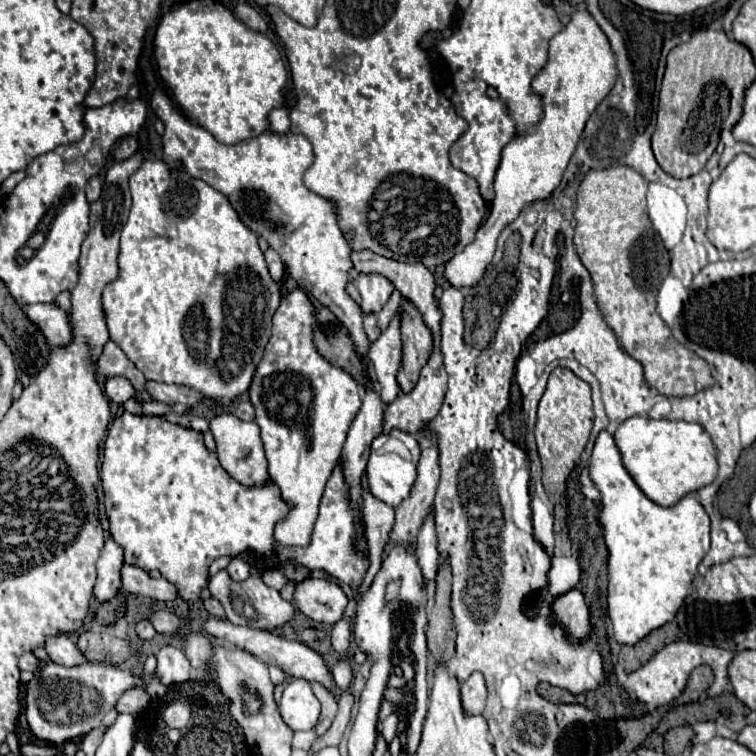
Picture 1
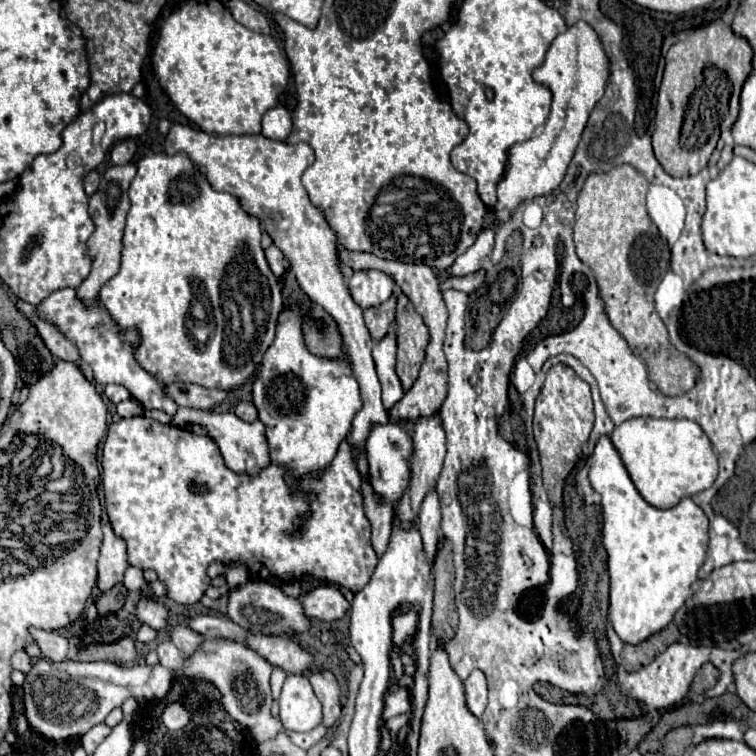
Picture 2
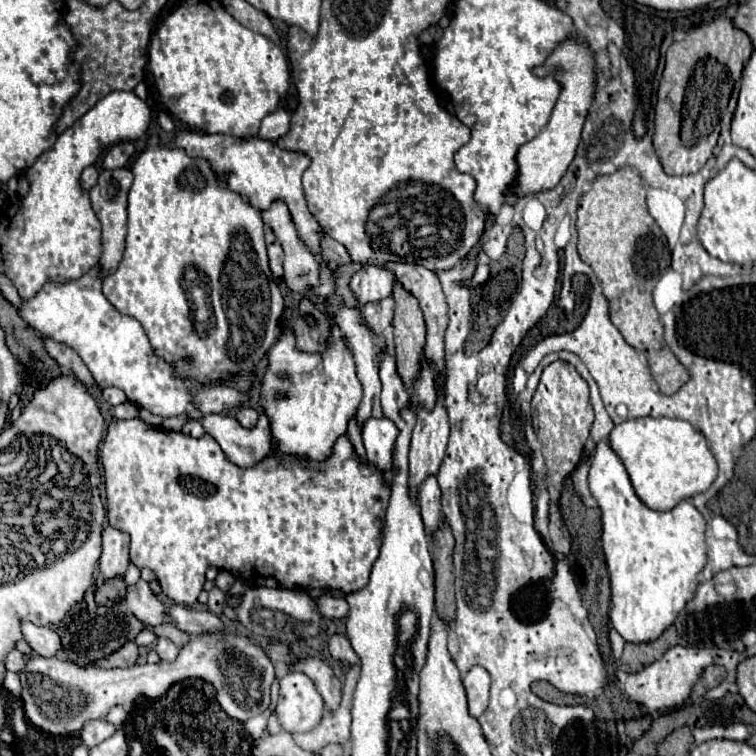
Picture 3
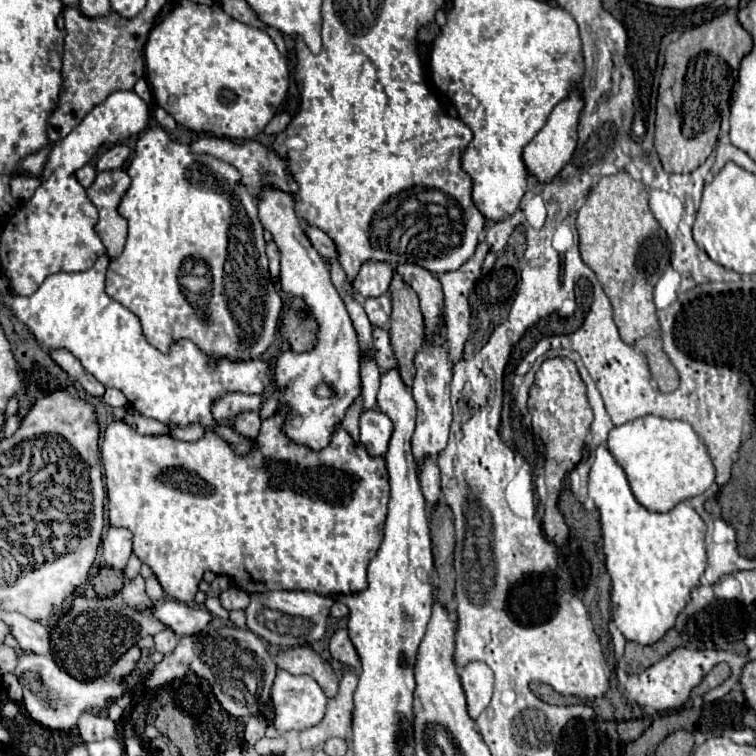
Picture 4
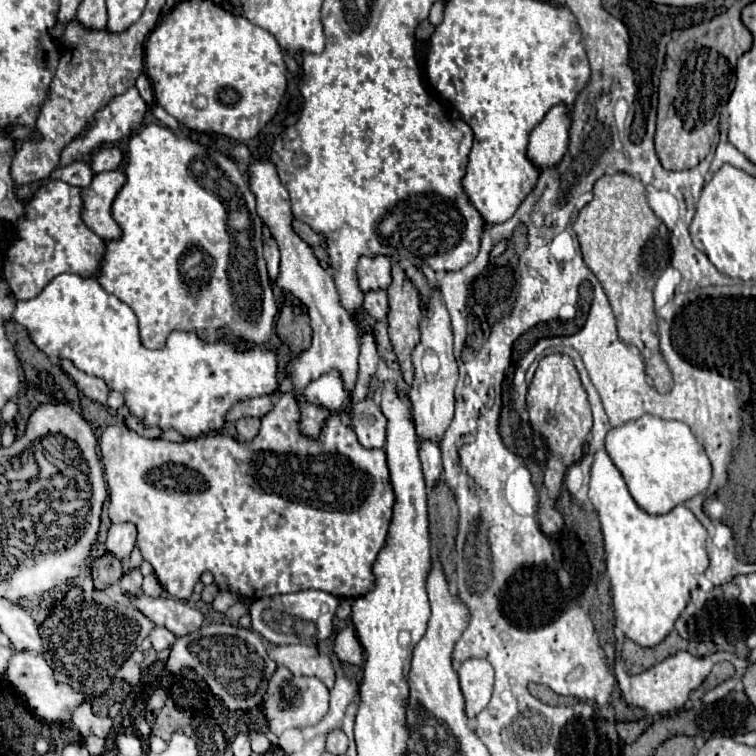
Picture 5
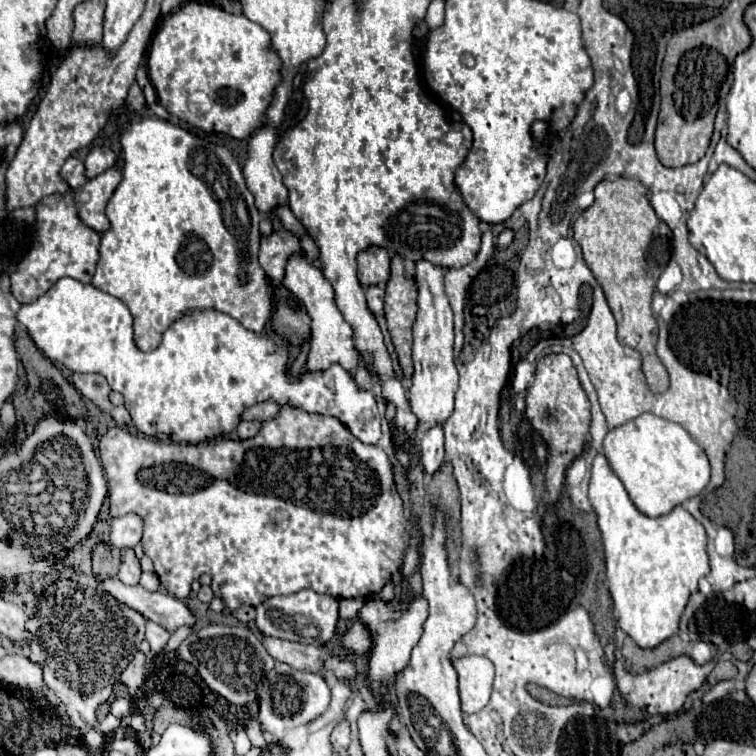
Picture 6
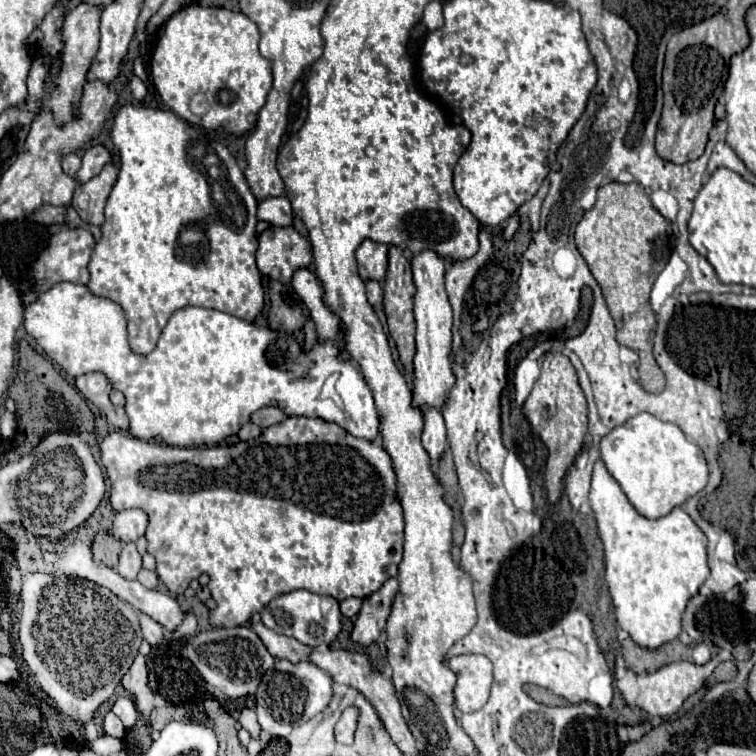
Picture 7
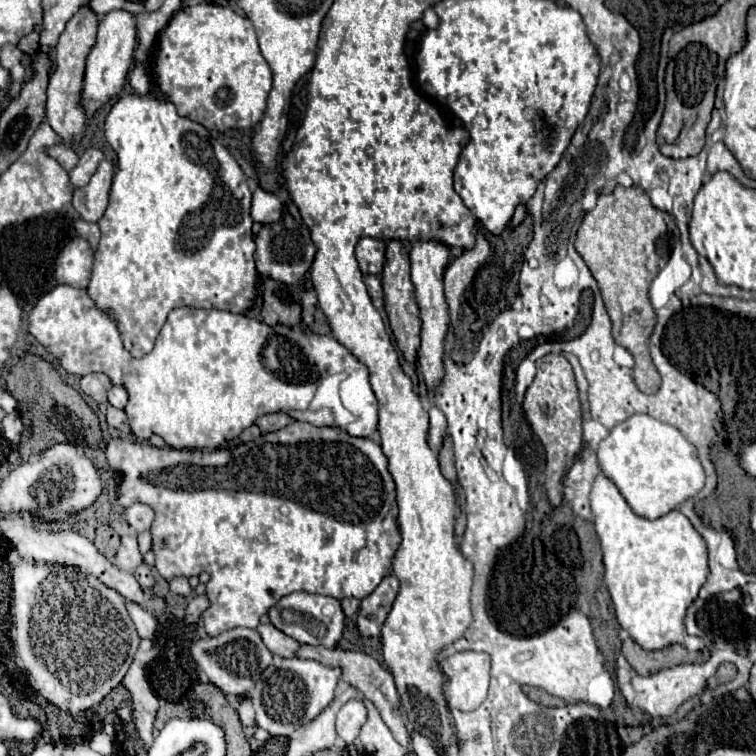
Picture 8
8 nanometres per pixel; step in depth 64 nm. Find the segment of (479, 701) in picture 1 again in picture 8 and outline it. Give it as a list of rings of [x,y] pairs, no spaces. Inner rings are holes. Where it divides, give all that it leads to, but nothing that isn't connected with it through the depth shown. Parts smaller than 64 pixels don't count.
[[[456,652],[440,660],[440,670],[446,676],[444,696],[448,706],[474,710],[484,702],[490,682],[490,656],[486,652]]]

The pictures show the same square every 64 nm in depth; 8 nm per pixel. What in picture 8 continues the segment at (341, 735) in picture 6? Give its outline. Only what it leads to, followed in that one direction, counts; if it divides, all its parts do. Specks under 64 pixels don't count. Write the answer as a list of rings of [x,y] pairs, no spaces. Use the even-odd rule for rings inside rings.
[[[360,698],[348,700],[338,712],[338,720],[336,720],[338,736],[346,744],[354,744],[354,738],[358,736],[360,728],[366,722],[366,716],[368,716],[368,710],[366,710],[366,706],[364,706],[364,702]]]

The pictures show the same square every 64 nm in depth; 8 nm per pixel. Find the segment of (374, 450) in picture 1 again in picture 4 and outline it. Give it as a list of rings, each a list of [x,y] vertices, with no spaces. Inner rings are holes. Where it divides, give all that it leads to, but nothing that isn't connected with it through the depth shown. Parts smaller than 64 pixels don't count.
[[[380,410],[360,412],[360,444],[372,456],[384,456],[392,436],[392,422]]]

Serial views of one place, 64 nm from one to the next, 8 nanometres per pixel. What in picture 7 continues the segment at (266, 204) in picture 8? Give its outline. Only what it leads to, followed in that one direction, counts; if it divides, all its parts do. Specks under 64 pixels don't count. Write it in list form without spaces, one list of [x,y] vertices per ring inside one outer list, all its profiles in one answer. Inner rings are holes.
[[[284,196],[278,198],[264,198],[258,202],[256,218],[264,220],[274,226],[290,226],[292,214],[290,214],[290,200]]]

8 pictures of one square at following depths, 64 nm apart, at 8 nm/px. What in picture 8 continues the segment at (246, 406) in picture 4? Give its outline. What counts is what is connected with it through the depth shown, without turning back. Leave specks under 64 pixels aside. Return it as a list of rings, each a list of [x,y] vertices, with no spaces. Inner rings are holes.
[[[278,412],[278,414],[266,414],[266,416],[260,416],[260,418],[256,420],[256,426],[262,430],[262,434],[268,434],[268,432],[276,432],[276,430],[288,426],[290,422],[292,422],[290,416]]]

